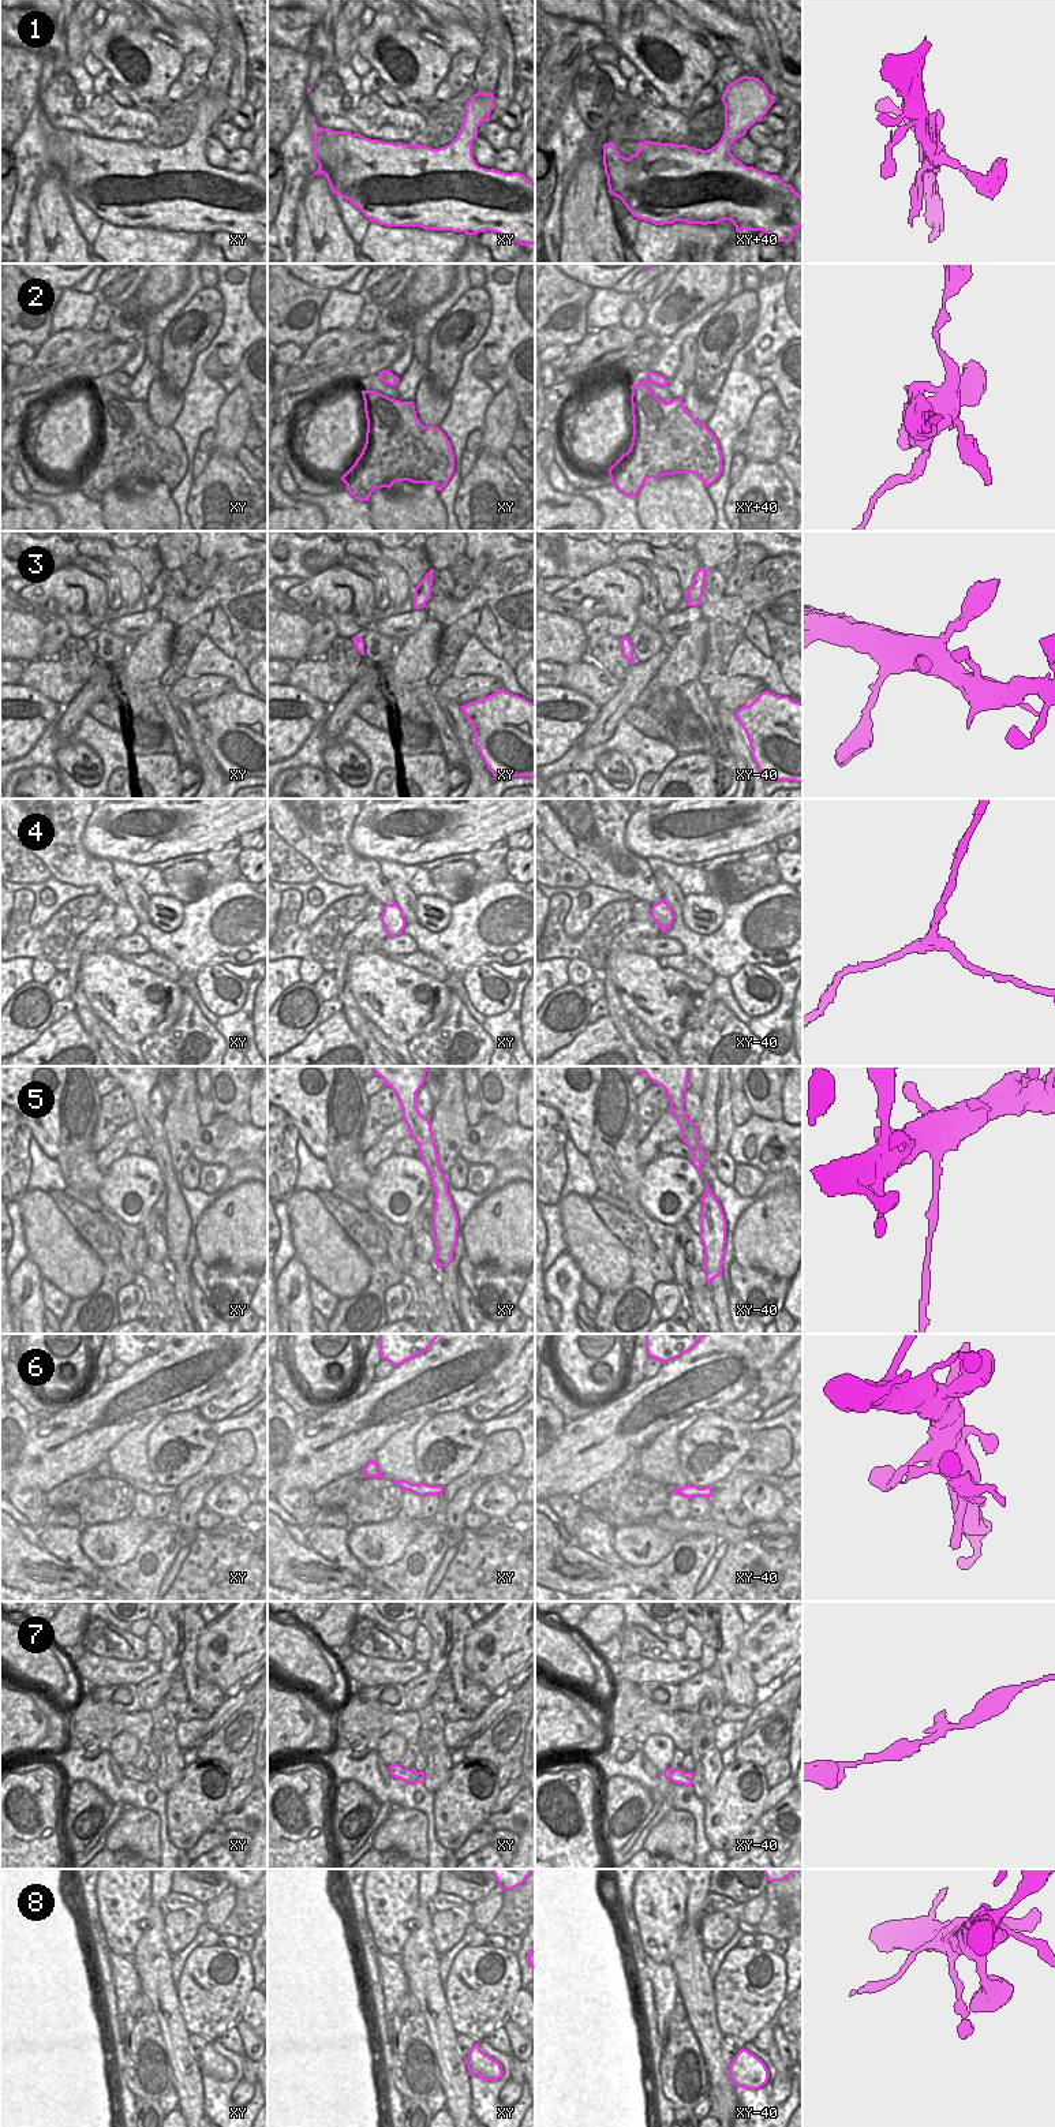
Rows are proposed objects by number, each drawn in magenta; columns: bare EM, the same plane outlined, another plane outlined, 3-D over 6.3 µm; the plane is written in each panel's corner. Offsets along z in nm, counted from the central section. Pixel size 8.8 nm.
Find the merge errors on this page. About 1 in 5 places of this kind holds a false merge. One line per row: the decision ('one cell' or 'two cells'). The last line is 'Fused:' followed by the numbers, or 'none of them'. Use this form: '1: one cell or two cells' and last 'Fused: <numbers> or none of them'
1: one cell
2: two cells
3: one cell
4: one cell
5: two cells
6: one cell
7: one cell
8: one cell
Fused: 2, 5

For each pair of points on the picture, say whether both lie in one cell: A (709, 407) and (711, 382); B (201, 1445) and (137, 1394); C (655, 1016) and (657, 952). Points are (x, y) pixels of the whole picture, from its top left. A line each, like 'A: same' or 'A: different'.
A: different
B: different
C: different

